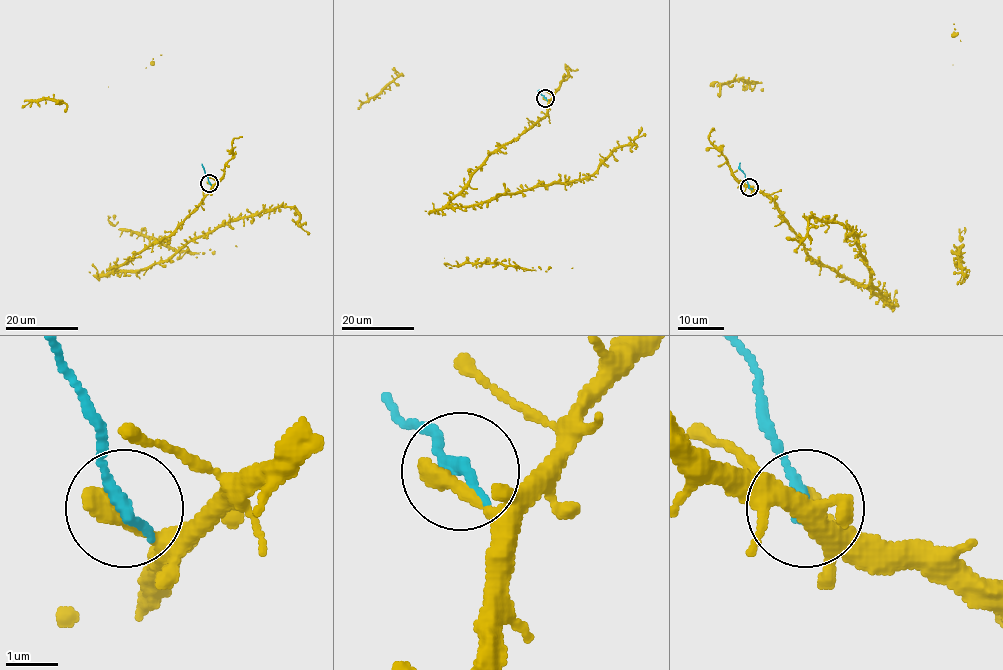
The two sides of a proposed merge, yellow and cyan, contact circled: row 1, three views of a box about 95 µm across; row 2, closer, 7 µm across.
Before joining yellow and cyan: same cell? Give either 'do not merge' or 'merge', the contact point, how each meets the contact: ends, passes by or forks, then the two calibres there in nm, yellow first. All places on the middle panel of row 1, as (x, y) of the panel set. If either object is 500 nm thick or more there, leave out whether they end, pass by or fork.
do not merge | (545, 98) | yellow ends | cyan ends | 420/300 nm

